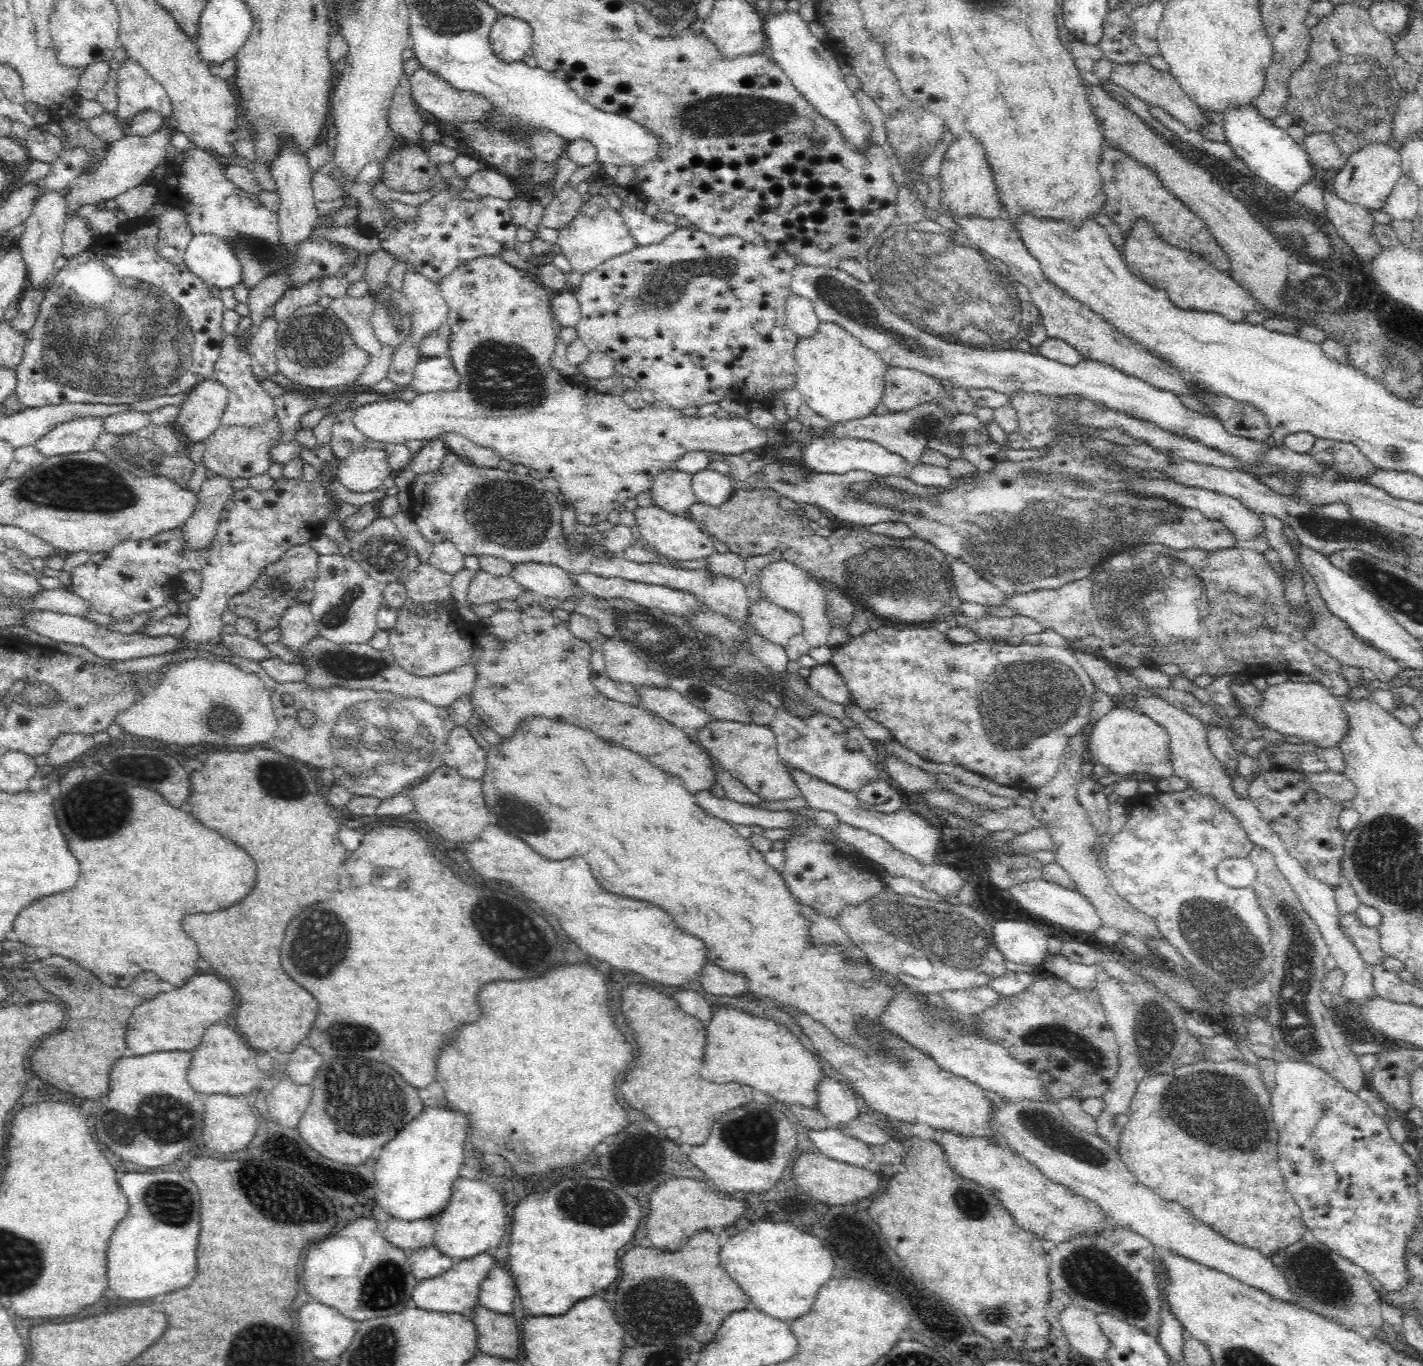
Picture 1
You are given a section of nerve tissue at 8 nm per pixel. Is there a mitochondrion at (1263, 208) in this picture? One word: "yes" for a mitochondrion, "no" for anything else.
no

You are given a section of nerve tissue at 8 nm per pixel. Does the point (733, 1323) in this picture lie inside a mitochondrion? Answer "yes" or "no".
no

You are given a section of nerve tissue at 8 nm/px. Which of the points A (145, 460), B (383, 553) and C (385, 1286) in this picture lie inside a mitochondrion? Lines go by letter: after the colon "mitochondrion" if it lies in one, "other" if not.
A: mitochondrion
B: mitochondrion
C: mitochondrion

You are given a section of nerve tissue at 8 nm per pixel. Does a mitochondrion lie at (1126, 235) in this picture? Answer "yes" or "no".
no

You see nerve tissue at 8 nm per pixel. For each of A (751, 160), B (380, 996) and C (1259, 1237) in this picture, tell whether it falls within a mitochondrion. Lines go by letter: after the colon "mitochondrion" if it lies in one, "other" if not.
A: other
B: other
C: other

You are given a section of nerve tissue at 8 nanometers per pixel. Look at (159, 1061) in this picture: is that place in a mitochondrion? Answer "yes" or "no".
no

